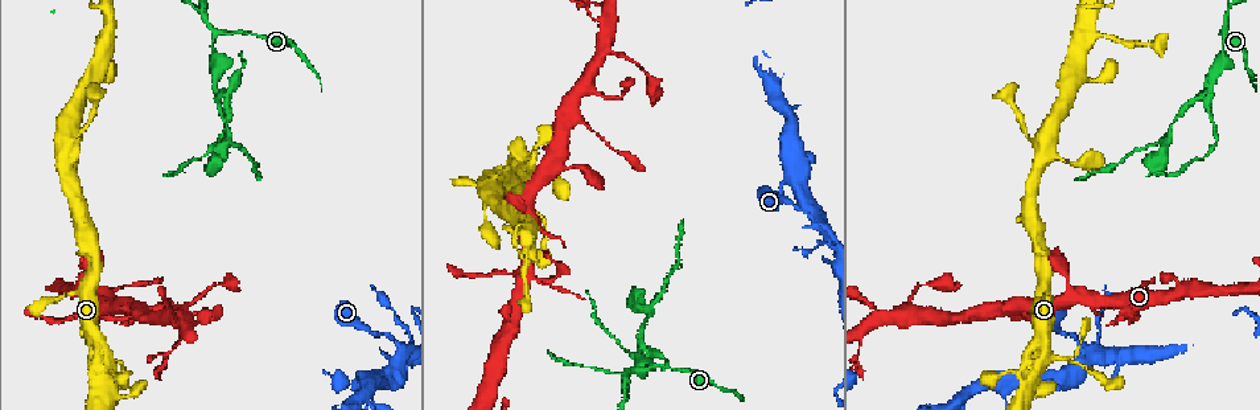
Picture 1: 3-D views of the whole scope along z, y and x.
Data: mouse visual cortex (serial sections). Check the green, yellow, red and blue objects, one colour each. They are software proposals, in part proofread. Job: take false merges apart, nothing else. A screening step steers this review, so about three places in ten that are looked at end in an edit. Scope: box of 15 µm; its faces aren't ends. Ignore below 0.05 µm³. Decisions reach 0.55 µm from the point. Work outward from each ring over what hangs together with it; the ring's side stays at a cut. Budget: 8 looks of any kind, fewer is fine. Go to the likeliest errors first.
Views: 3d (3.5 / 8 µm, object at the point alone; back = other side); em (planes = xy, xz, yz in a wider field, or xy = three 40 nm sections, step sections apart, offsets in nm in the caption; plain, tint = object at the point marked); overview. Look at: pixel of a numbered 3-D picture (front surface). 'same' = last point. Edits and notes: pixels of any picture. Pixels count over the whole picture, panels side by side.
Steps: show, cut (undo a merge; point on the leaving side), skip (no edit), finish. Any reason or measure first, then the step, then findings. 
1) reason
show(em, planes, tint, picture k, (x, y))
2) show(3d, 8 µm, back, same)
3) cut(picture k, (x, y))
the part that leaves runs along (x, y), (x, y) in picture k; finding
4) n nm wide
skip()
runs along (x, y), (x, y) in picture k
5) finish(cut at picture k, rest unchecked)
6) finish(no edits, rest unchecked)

abrupt turn
show(3d, 3.5 µm, picture 1, (402, 345))

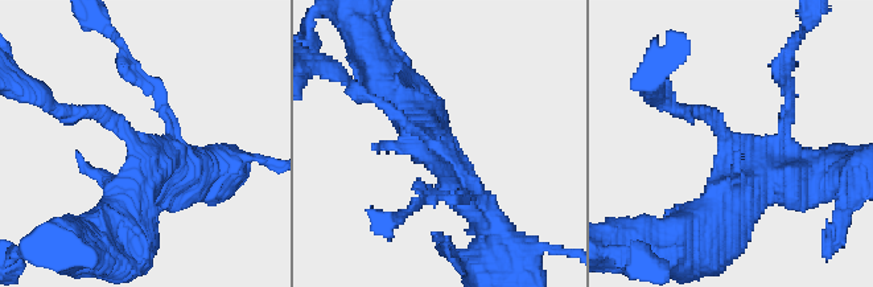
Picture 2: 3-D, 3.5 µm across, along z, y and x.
need the tissue
show(em, planes, tint, picture 2, (139, 154))

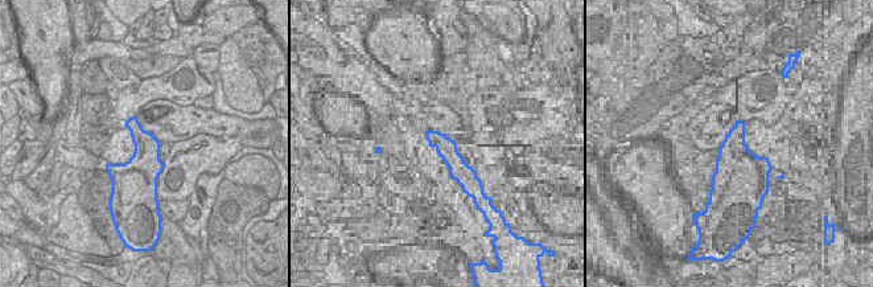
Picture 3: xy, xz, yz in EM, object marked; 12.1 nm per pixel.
skip()
all the same cell

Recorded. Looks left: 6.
abrupt turn
show(em, xy, step 2, tint, picture 1, (1226, 36))

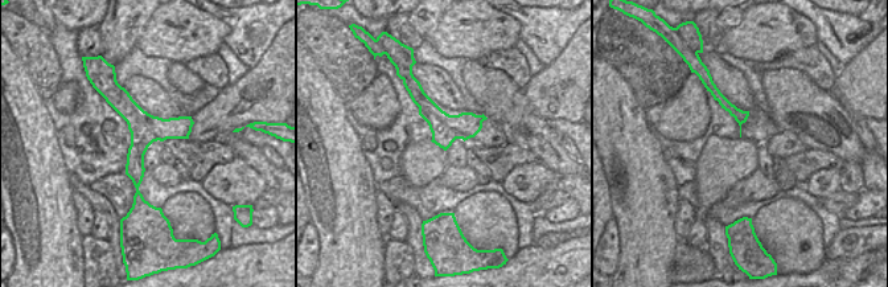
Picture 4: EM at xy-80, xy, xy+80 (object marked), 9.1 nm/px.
show(3d, 3.5 µm, same)

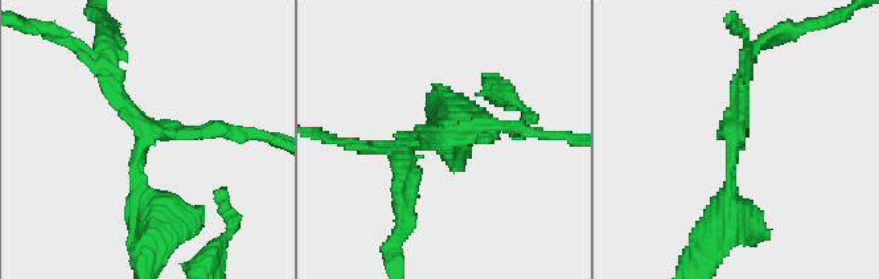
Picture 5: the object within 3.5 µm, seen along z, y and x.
280 nm wide
cut(picture 5, (406, 192))
the part that leaves runs along (150, 132), (138, 156), (150, 250) in picture 5; a second cell is stuck on

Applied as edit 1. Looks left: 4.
calibre changes
show(3d, 8 µm, picture 1, (503, 274))

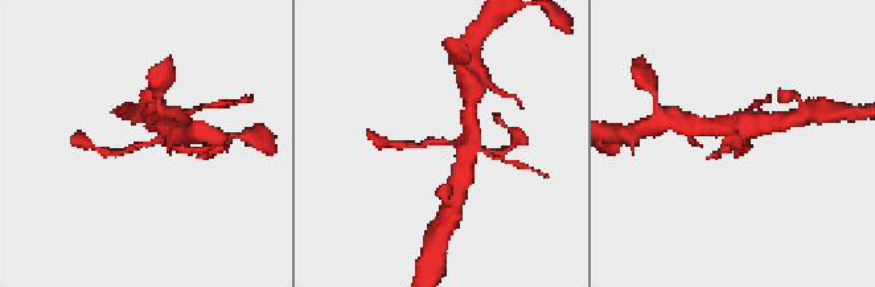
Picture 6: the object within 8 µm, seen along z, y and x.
show(3d, 3.5 µm, picture 6, (437, 141))

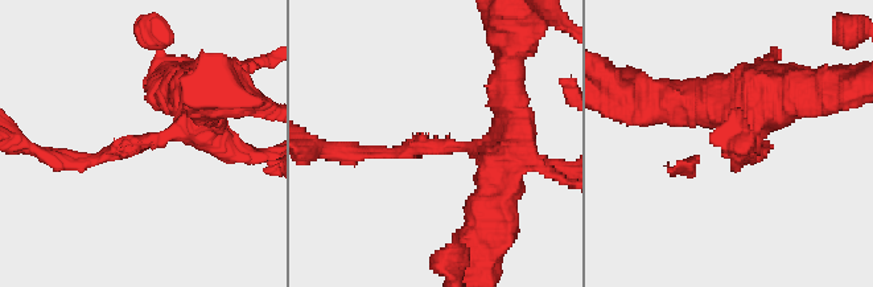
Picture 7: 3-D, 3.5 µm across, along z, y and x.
arms of 150, 500 nm; need the tissue
show(em, xy, step 2, tint, picture 7, (436, 150))

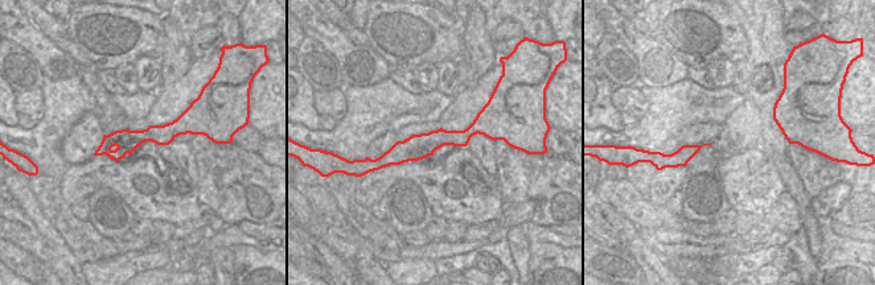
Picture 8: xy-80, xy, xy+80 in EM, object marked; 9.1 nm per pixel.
cut(picture 7, (123, 147))
the part that leaves runs along (165, 138), (87, 162), (44, 154) in picture 7; two cells meet here

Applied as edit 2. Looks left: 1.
finish(cut at picture 5, cut at picture 7, rest unchecked)

